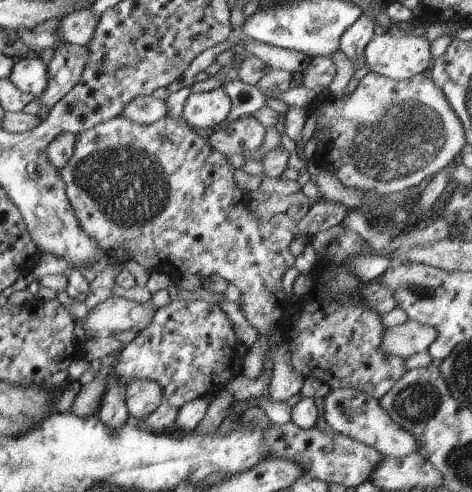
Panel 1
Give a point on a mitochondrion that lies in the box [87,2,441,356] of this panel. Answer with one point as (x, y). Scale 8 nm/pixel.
(419, 291)

